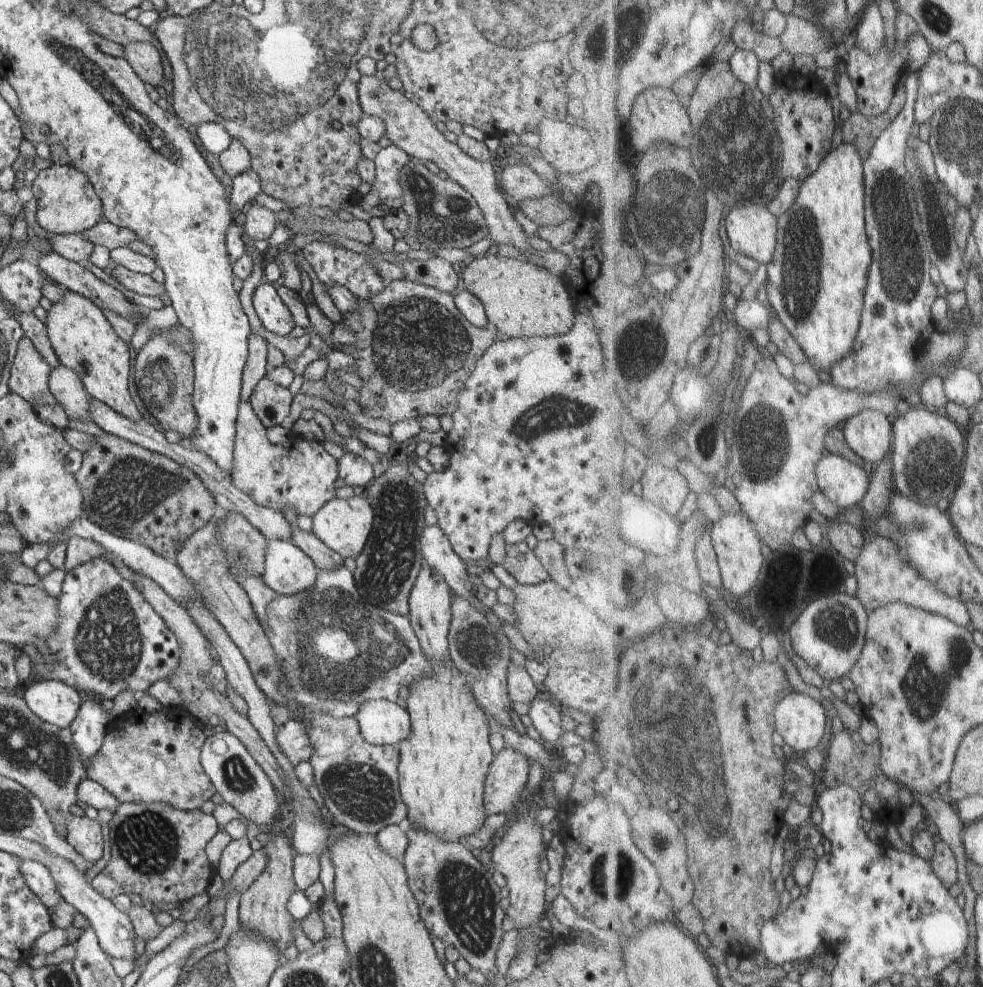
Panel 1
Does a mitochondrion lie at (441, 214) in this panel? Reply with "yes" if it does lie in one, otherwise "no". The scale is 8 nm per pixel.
yes

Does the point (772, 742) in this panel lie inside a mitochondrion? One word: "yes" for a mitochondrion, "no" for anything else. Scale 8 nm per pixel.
no

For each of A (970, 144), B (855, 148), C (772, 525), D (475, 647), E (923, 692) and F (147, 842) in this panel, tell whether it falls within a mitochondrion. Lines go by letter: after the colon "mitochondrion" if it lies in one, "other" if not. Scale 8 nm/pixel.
A: mitochondrion
B: other
C: other
D: mitochondrion
E: mitochondrion
F: mitochondrion

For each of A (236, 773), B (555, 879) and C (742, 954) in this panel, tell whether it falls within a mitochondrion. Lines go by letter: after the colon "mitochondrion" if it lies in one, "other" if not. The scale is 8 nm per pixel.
A: mitochondrion
B: other
C: other

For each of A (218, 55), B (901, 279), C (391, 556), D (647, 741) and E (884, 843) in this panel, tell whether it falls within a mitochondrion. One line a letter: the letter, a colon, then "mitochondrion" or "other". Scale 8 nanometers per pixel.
A: mitochondrion
B: mitochondrion
C: mitochondrion
D: mitochondrion
E: other

